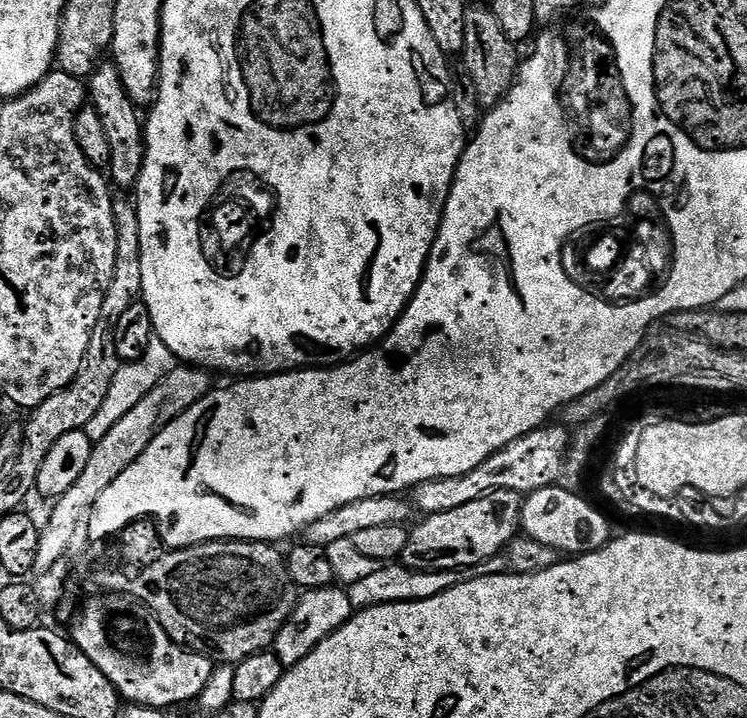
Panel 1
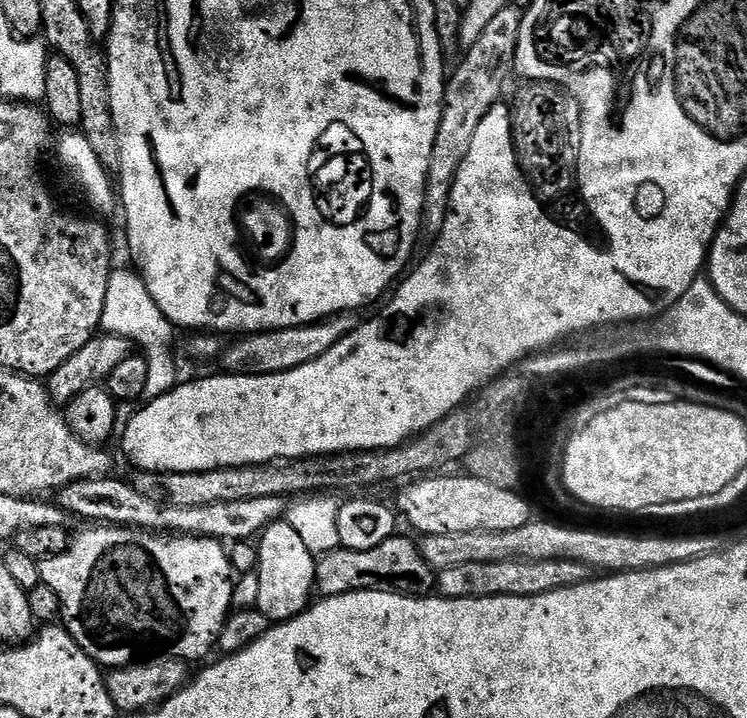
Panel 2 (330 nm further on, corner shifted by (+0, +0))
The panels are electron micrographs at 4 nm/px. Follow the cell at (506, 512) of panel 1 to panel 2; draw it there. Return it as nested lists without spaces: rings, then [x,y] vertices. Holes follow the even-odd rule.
[[[403,534],[392,536],[386,542],[382,542],[382,546],[374,546],[374,550],[350,550],[349,548],[338,547],[325,551],[325,553],[326,554],[324,557],[321,555],[319,559],[317,559],[316,574],[314,577],[315,591],[324,598],[330,596],[341,596],[342,594],[346,594],[347,592],[402,592],[405,594],[424,594],[427,593],[434,584],[434,569],[432,569],[431,566],[429,566],[428,563],[425,562],[425,560],[422,558],[422,554],[420,553],[417,541],[415,539],[407,540],[407,538],[403,536]]]

